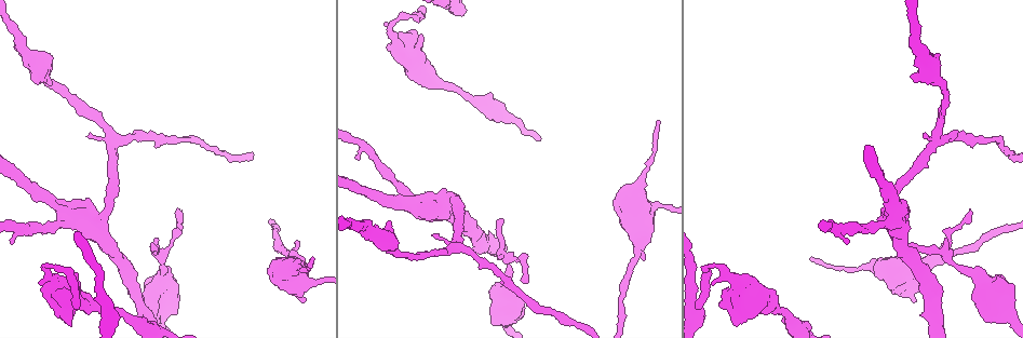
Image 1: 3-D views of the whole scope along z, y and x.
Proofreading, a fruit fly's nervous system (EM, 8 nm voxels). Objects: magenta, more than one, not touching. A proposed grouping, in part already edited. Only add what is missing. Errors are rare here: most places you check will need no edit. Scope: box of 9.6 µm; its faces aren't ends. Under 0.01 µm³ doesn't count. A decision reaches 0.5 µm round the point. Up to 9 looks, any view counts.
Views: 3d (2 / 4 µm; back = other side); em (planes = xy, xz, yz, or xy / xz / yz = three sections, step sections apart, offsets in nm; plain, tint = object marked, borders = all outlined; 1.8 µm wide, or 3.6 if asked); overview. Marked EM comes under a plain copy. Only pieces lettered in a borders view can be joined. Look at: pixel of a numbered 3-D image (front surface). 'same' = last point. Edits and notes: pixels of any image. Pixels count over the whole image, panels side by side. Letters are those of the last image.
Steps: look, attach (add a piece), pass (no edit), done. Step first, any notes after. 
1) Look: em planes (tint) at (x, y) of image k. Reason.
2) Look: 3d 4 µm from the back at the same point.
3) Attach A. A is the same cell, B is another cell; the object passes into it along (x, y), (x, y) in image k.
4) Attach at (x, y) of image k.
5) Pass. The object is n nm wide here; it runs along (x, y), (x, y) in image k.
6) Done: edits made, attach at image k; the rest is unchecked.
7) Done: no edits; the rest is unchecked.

Look: em planes (borders) at (421, 33) of image 1.

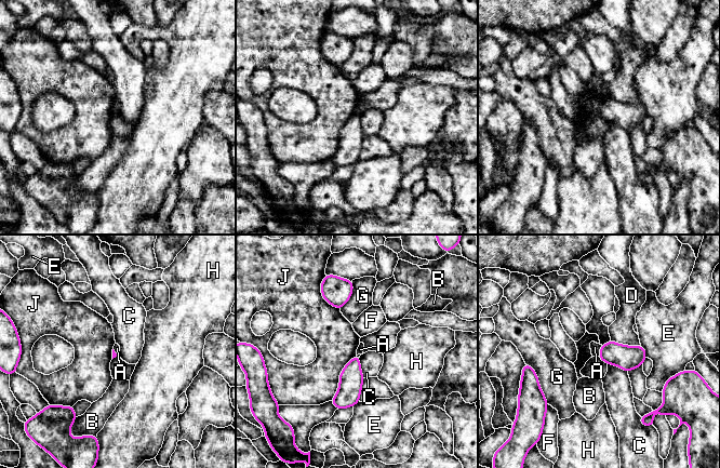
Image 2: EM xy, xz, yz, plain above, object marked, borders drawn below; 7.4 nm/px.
Pass. A, B, C, D, E, F, G, H and J are other cells; a border runs along (601, 345), (597, 356) in image 2; no lettered piece goes on from it.

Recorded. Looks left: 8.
Look: em yz step 16 (borders) at (525, 281) of image 1. Branch stops here.

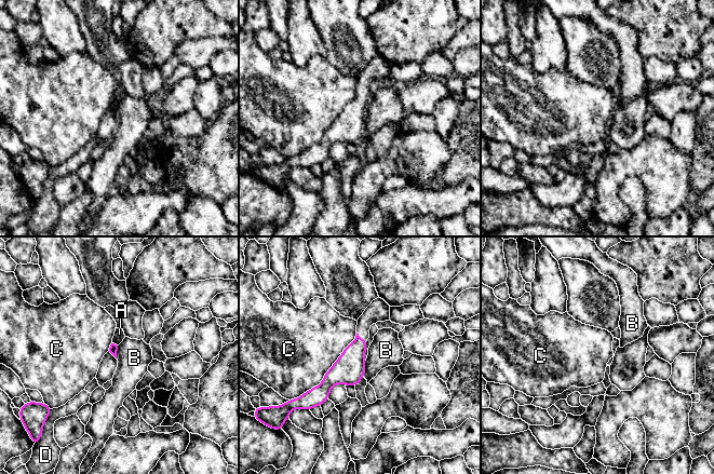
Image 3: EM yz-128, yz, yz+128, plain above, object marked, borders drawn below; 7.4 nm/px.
Pass. A, B, C and D are other cells; it runs along (364, 342), (353, 357), (310, 398) in image 3; none of them fits.

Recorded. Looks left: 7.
Look: em xz step 16 (tint) at (909, 243) of image 1.

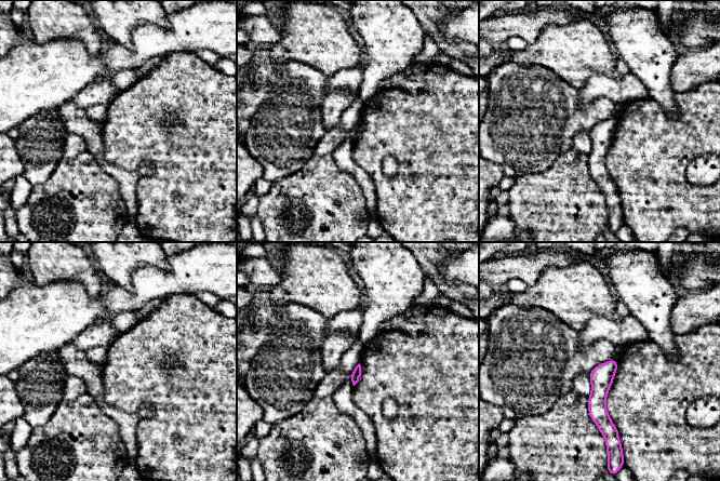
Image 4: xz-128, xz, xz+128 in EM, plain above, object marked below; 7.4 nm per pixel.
Look: em planes (borders) at the same point. Cut it another way.

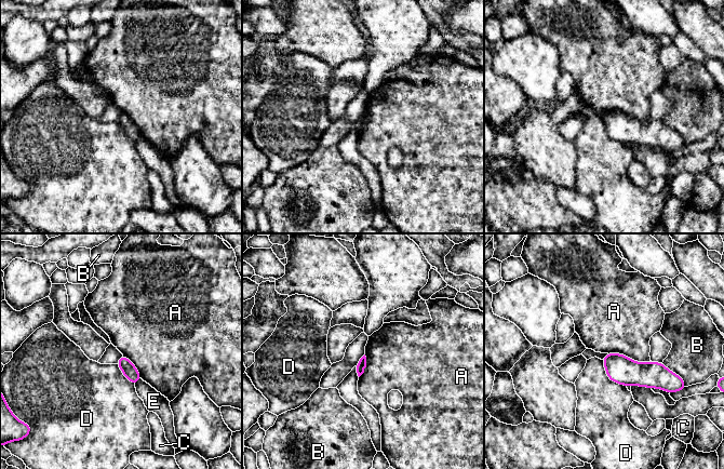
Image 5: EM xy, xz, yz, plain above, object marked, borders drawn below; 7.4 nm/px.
Pass. A, B, C, D and E are other cells; no lettered piece goes on from it.

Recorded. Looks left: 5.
Look: 3d 2 µm at (304, 300) of image 1. Stops while still wide.

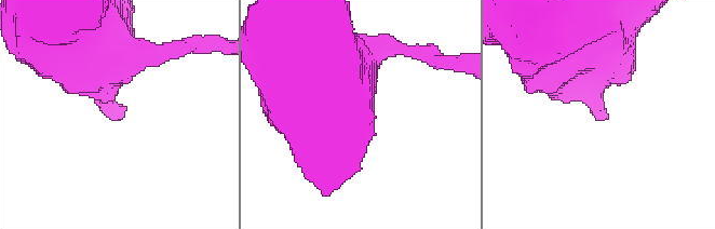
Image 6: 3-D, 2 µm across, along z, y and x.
Look: em planes (borders) at (122, 116) of image 6. Shape alone is not enough.

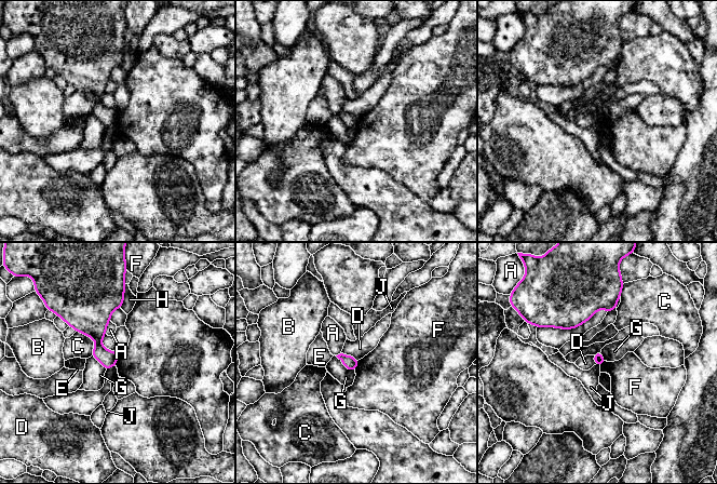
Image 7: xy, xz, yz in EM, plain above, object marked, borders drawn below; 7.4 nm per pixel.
Pass. A, B, C, D, E, F, G, H and J are other cells; a border runs along (119, 354), (115, 365) in image 7; no lettered piece goes on from it.

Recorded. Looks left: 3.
Done: no edits; the rest is unchecked.

